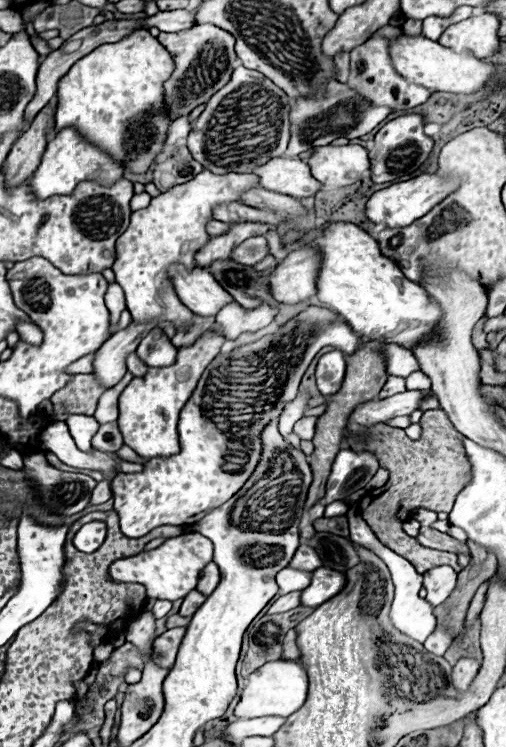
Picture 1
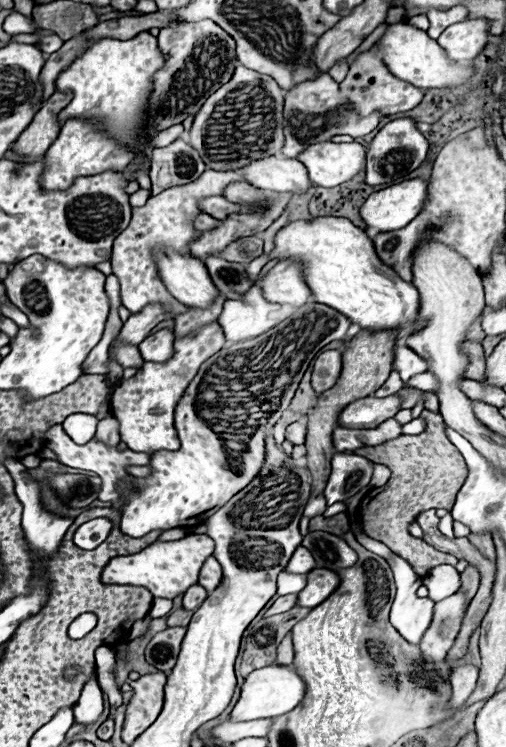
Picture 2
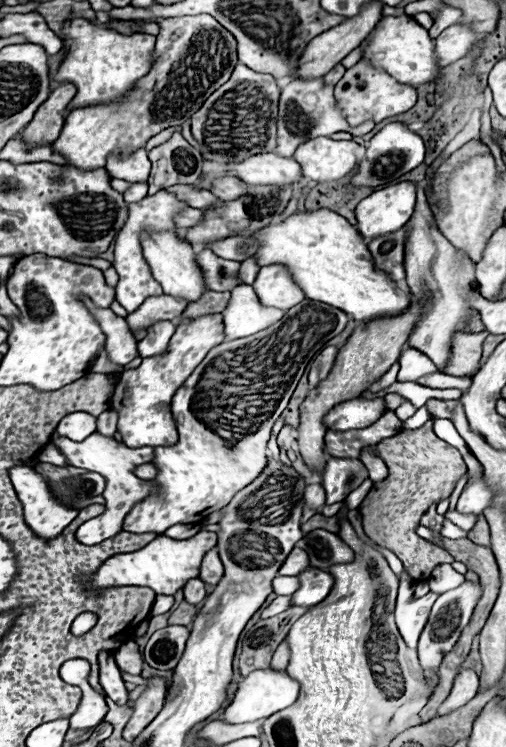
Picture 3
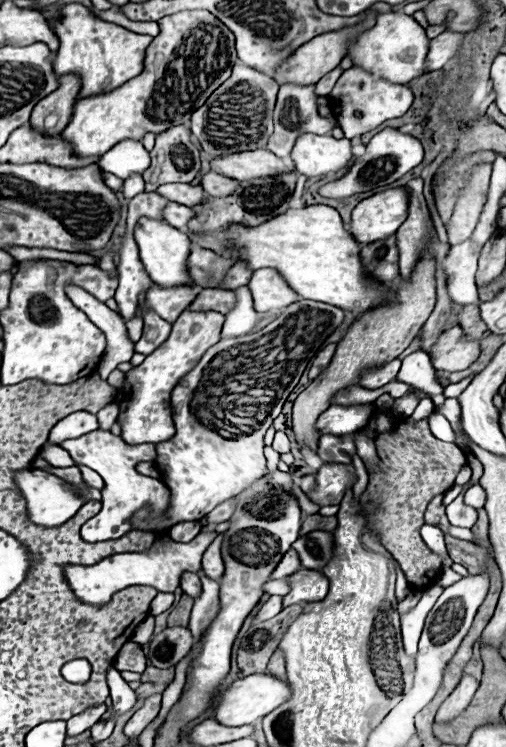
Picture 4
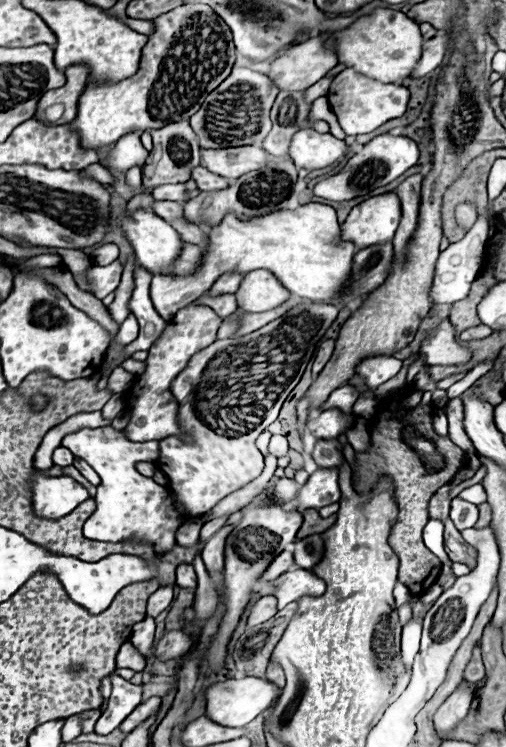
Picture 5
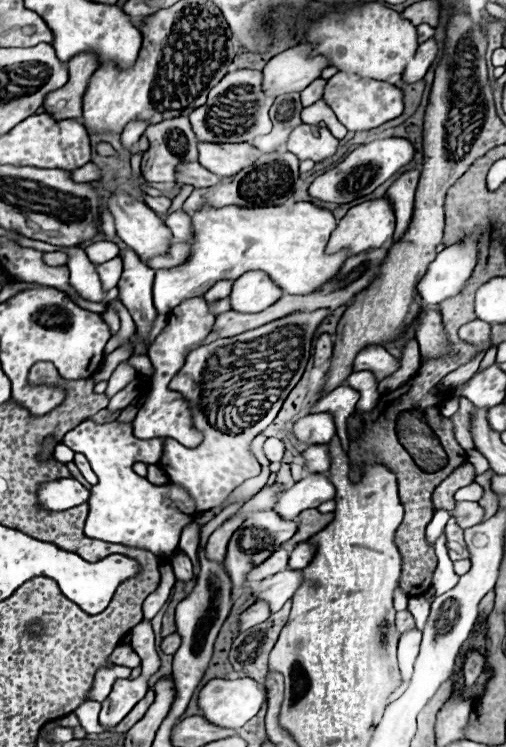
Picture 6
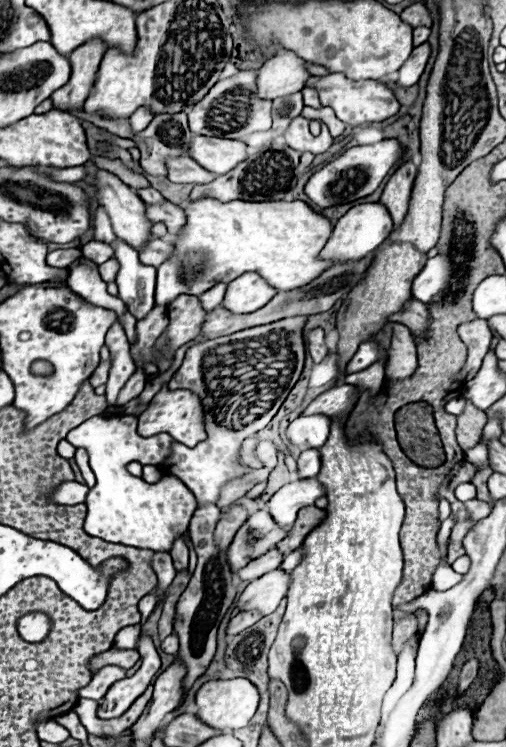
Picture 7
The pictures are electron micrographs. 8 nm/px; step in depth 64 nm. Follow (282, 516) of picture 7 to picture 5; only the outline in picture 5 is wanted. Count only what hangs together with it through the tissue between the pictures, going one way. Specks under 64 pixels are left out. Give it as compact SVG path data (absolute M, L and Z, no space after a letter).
M320 468L316 470L310 480L300 486L298 498L288 504L288 508L306 510L306 508L322 508L340 500L340 486L338 486L338 468Z

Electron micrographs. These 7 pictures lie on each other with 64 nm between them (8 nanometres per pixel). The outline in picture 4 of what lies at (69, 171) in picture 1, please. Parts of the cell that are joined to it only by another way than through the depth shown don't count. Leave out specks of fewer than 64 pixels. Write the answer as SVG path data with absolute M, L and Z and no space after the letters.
M204 10L178 12L158 20L160 34L148 46L144 72L136 80L104 96L90 96L74 104L72 118L62 132L62 140L72 146L78 158L102 158L122 140L140 142L148 132L158 134L172 126L186 124L208 96L228 80L236 62L234 36L216 16Z

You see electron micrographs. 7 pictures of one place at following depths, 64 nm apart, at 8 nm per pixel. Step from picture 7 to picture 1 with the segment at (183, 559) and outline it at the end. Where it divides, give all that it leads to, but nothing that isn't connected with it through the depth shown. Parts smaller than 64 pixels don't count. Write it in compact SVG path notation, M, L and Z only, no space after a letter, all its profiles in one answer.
M192 590L192 592L184 598L184 604L182 604L182 608L180 608L180 616L190 618L190 616L200 608L200 604L202 604L204 600L206 600L206 596L204 596L204 594L200 594L200 592Z

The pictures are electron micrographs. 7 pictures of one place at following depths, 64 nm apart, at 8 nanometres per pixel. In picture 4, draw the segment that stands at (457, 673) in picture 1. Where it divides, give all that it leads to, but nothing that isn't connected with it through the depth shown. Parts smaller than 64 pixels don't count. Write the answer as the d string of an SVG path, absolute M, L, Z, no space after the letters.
M462 674L462 678L460 678L458 686L454 688L454 692L438 708L436 722L448 722L448 720L452 720L452 716L460 714L470 704L476 688L478 688L478 680L474 680L468 674Z

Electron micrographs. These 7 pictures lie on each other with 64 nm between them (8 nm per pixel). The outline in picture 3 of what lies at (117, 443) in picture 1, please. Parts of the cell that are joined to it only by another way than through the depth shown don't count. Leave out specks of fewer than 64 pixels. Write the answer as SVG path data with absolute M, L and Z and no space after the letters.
M106 410L98 416L98 434L102 436L108 436L108 438L114 438L116 434L116 424L118 424L118 416L114 410Z

